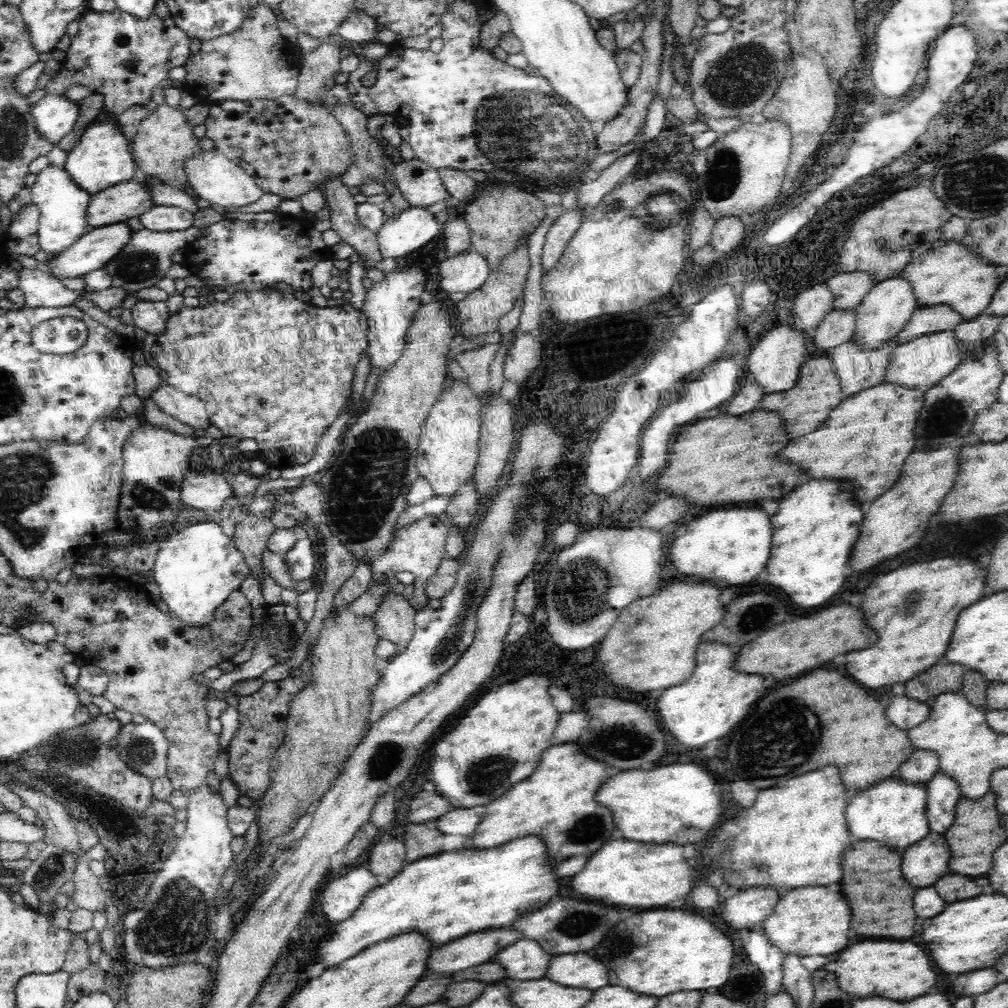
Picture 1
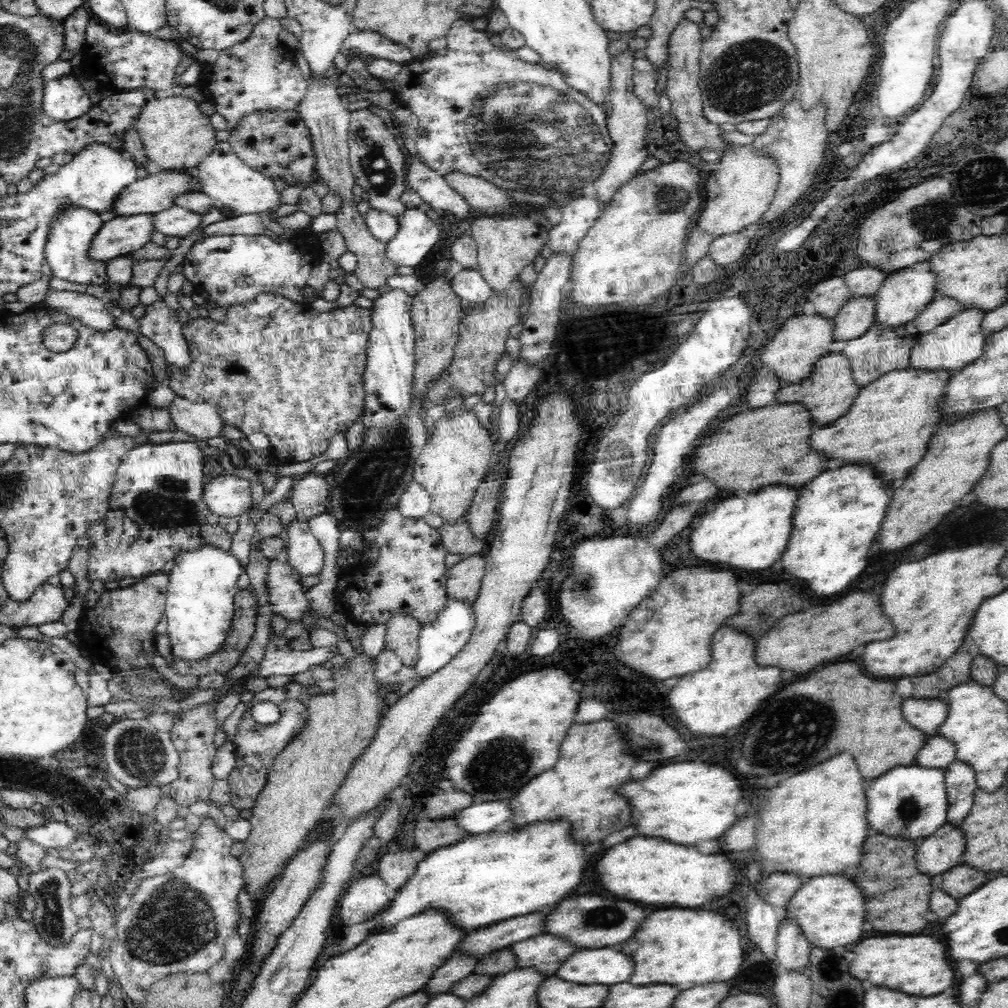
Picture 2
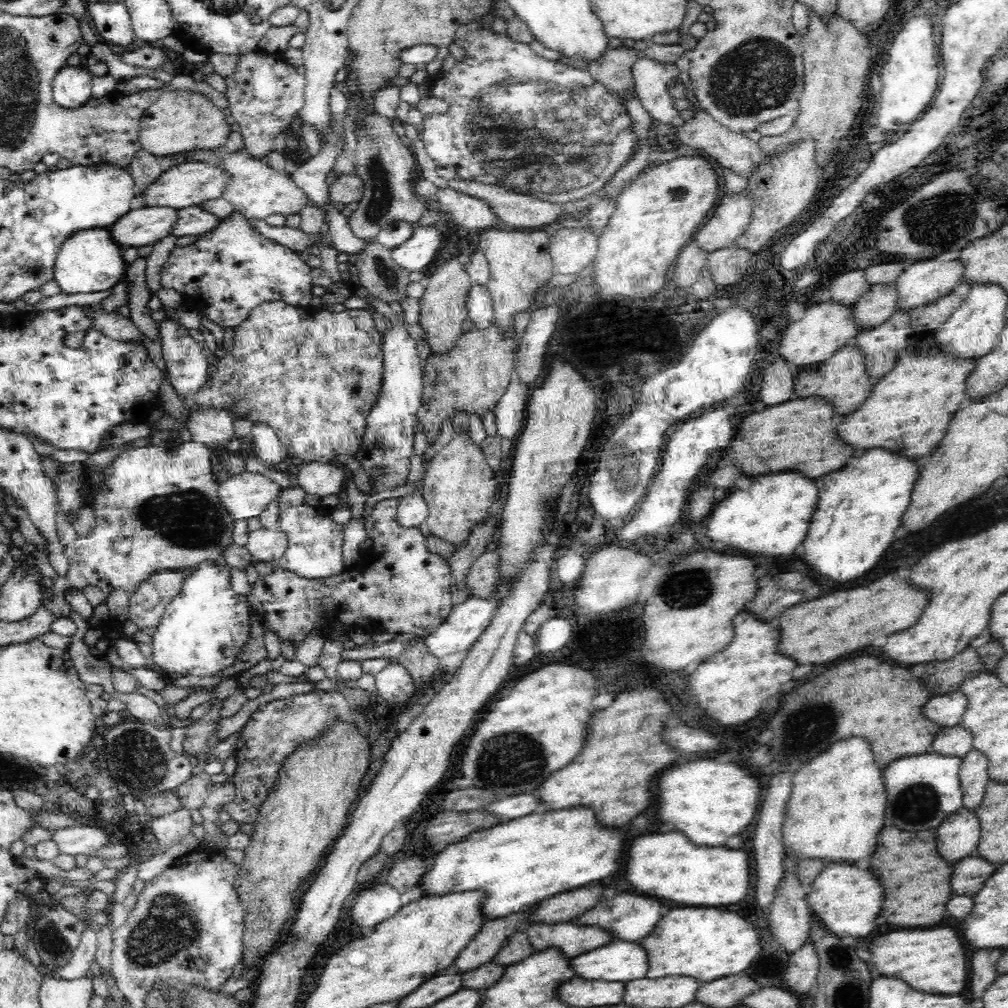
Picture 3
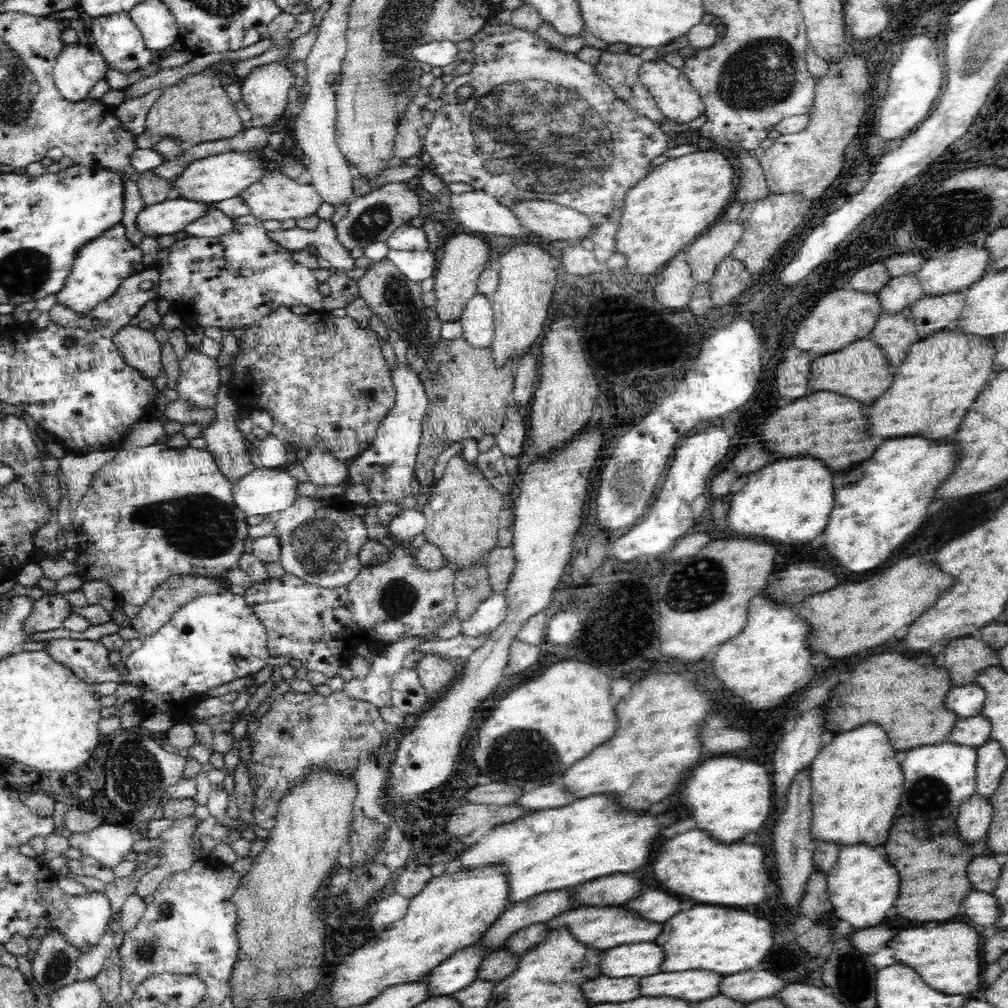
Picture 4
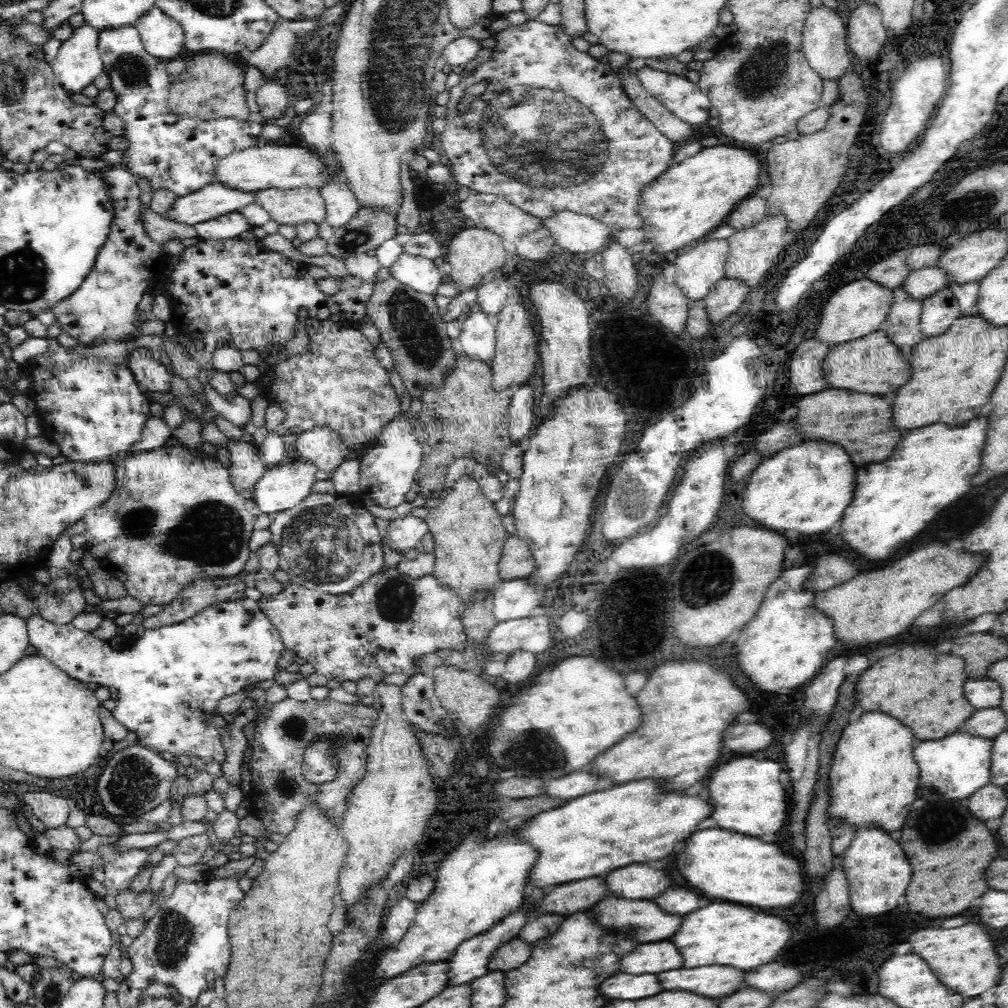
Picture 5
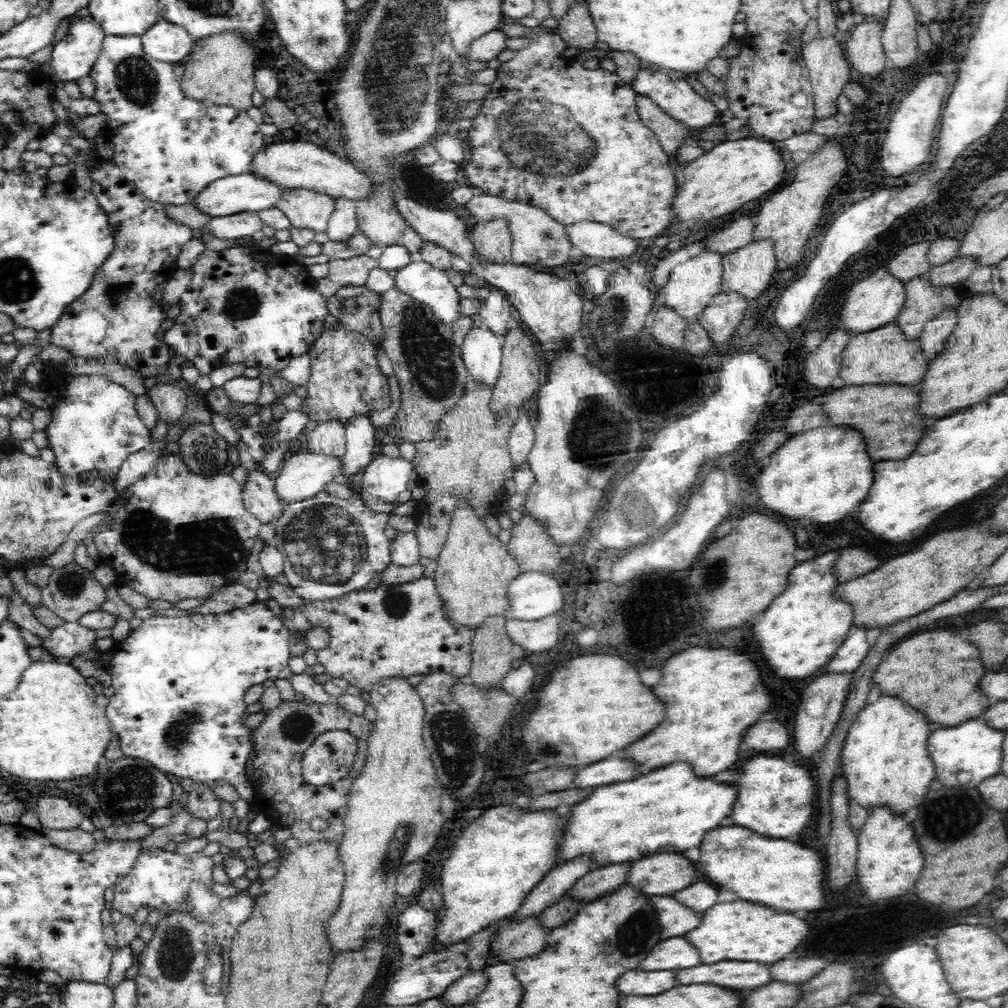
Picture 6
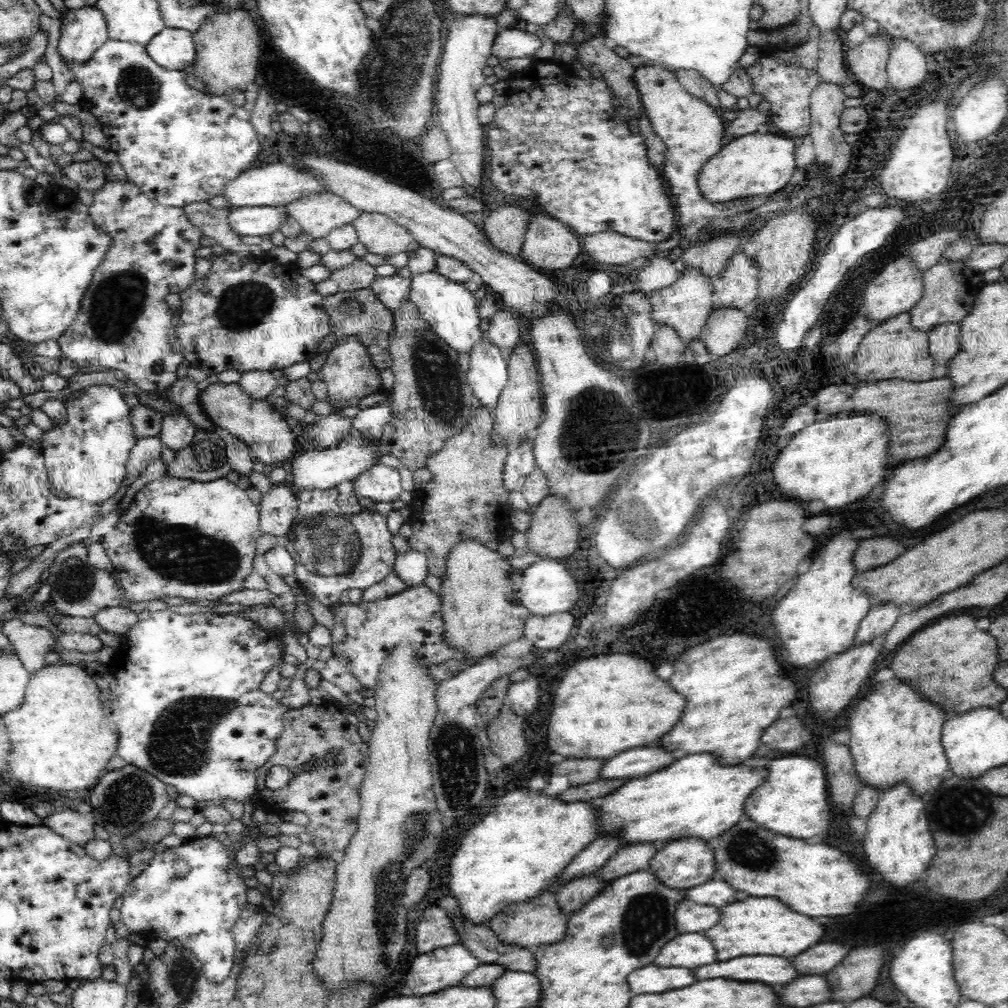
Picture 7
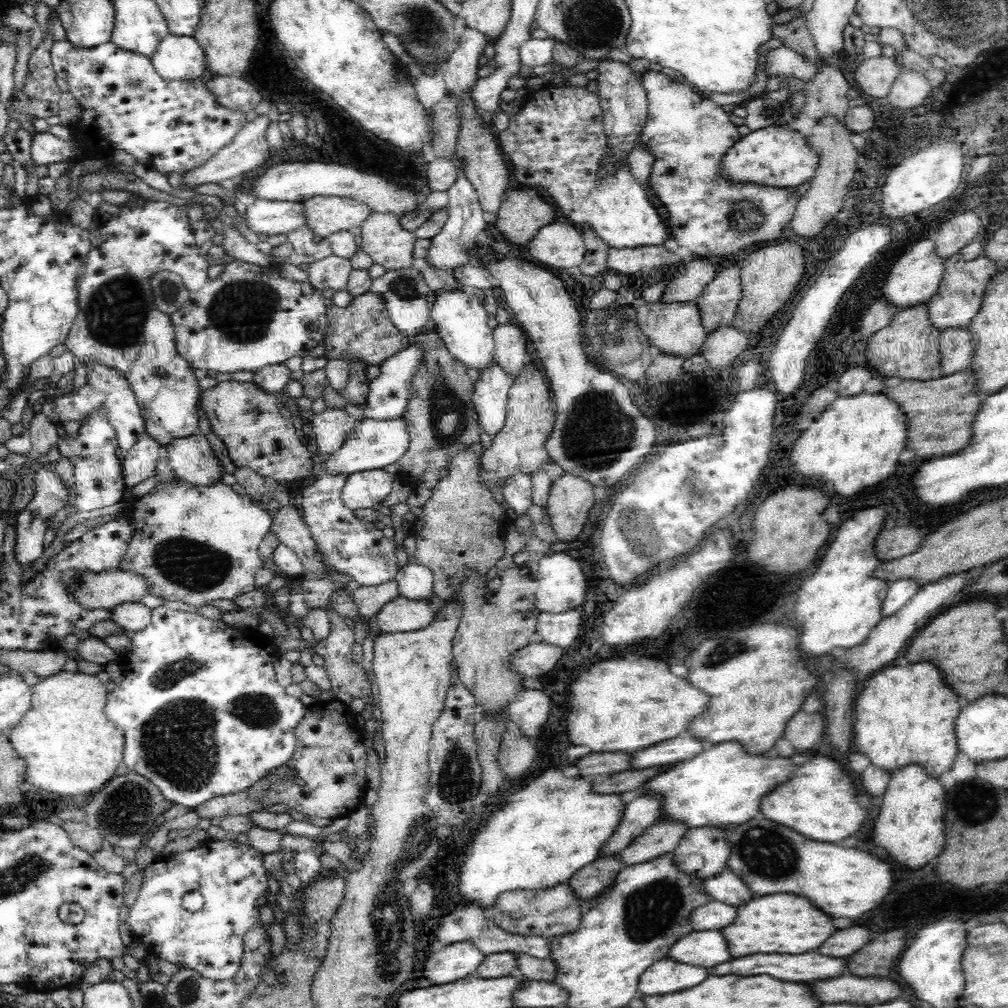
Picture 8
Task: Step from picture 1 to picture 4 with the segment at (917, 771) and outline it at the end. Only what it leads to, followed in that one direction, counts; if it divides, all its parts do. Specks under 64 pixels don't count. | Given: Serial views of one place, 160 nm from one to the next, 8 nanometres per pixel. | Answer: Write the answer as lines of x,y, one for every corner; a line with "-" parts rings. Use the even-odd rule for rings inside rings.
974,715
970,718
958,719
950,730
946,741
971,747
982,746
992,732
992,722
984,715

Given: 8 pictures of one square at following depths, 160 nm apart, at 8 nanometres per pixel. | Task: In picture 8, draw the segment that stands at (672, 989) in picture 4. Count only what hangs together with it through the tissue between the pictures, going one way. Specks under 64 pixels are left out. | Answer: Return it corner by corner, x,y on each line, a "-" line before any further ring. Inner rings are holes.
816,952
808,954
752,954
746,958
734,958
730,962
724,962
720,966
714,966
708,970
708,974
726,976
726,974
740,974
740,976
756,976
756,974
770,974
778,980
786,982
810,982
810,980
826,980
836,978
846,972
846,958
820,958

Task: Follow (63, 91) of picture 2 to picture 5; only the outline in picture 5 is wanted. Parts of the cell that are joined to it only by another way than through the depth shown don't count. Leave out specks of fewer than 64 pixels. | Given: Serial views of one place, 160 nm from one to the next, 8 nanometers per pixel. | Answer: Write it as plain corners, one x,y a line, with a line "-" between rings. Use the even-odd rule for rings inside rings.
88,24
74,29
71,38
60,46
52,66
56,78
69,93
82,93
84,88
92,85
95,78
104,72
104,63
99,52
98,30

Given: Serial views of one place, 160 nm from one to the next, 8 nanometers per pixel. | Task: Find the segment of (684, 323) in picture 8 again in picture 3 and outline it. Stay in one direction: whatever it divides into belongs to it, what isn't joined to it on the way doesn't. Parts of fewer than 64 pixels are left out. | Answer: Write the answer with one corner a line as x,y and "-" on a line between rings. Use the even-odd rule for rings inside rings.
726,194
714,210
714,216
700,230
695,231
692,239
698,248
710,254
733,244
748,228
752,204
754,197
750,200
746,194

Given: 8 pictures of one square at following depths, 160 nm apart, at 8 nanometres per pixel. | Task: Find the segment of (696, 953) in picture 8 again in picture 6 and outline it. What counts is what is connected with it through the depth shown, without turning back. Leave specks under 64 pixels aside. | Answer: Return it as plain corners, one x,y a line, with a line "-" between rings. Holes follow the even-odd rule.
684,936
668,938
660,944
656,944
646,960
640,962
642,970
682,970
688,966
700,966
696,962
696,950
684,942

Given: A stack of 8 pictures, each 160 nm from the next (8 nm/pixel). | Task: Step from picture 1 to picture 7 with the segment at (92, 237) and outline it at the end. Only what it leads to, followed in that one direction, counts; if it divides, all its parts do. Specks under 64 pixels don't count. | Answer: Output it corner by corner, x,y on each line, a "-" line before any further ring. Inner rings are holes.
284,162
270,163
262,166
262,168
254,167
248,169
240,174
238,178
225,183
221,189
232,206
240,207
281,207
298,200
298,198
302,198
304,195
314,192
327,192
317,178
313,178
311,174
308,174
305,170
300,170
300,168
284,165

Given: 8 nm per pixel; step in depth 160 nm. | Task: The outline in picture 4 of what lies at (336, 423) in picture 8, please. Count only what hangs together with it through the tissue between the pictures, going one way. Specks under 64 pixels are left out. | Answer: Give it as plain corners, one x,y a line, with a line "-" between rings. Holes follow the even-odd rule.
316,446
301,463
308,474
308,482
317,486
340,486
348,481
348,463
337,460
321,446

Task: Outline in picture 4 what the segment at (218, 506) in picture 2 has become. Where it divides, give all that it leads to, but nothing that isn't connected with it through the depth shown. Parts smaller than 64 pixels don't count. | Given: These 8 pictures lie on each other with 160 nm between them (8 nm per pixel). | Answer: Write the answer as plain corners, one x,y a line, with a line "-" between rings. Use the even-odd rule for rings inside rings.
256,468
233,484
233,504
246,516
264,516
292,506
299,497
299,482
289,472

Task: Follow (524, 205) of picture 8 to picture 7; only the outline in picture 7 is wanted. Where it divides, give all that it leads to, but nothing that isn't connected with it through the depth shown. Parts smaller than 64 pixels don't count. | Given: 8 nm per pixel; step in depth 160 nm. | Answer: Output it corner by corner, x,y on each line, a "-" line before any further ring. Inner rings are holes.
510,204
498,206
486,212
481,232
484,232
492,248
516,257
521,252
525,224
528,219
528,209
524,207

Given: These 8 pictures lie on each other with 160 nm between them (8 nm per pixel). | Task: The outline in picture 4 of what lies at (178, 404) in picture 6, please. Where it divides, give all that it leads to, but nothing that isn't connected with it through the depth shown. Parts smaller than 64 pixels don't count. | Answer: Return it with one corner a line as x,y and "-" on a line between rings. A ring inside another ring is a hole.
126,324
113,335
112,340
132,367
152,379
160,376
163,369
160,343
153,332

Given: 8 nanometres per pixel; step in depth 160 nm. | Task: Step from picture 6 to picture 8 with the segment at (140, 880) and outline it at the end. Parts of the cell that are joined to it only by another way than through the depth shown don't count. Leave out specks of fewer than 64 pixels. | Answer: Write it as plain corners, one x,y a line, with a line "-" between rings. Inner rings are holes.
208,838
204,843
191,850
168,856
156,856
154,862
143,872
144,878
142,879
137,898
133,901
132,906
129,907
127,923
130,925
131,932
133,935
140,937
142,942
151,949
154,955
176,966
192,968
200,976
212,981
222,981
232,978
241,966
241,956
244,954
245,931
260,919
260,908
266,906
266,903
268,903
270,893
268,892
268,876
266,875
266,867
264,867
264,856
264,853
259,852
249,845
238,845
236,841
227,838
222,840
-
188,892
200,892
204,897
204,904
200,911
191,912
182,907
182,897
184,894
188,894

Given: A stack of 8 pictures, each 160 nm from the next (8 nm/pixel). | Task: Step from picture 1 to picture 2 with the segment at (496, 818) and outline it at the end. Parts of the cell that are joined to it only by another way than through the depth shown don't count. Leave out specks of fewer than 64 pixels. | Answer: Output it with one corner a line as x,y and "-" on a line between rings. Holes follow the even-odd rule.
610,716
598,722
574,724
570,728
562,742
558,764
552,770
534,776
508,800
509,815
516,826
526,828
540,821
567,822
569,828
574,828
572,834
578,842
596,842
628,826
628,806
624,806
612,790
632,778
630,768
638,762
624,758
630,755
622,750
624,744
613,721

